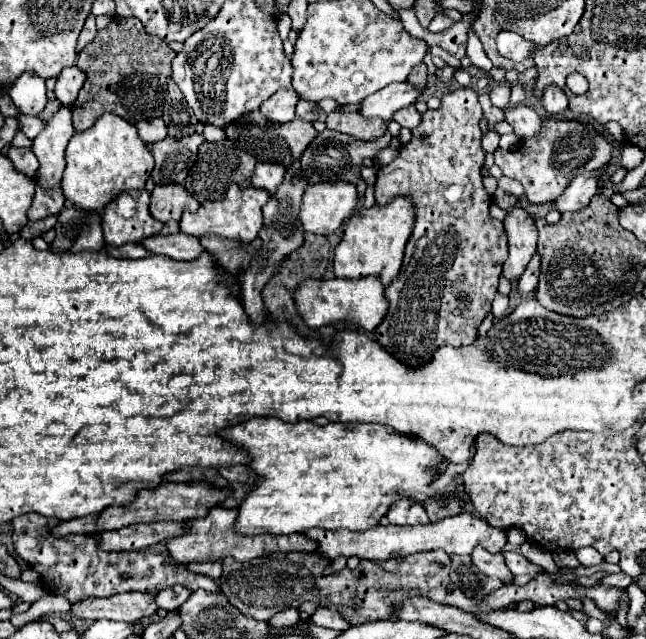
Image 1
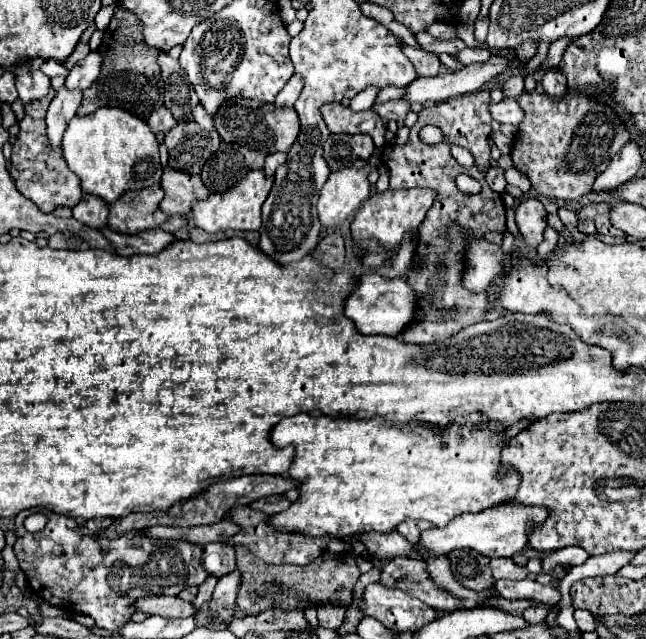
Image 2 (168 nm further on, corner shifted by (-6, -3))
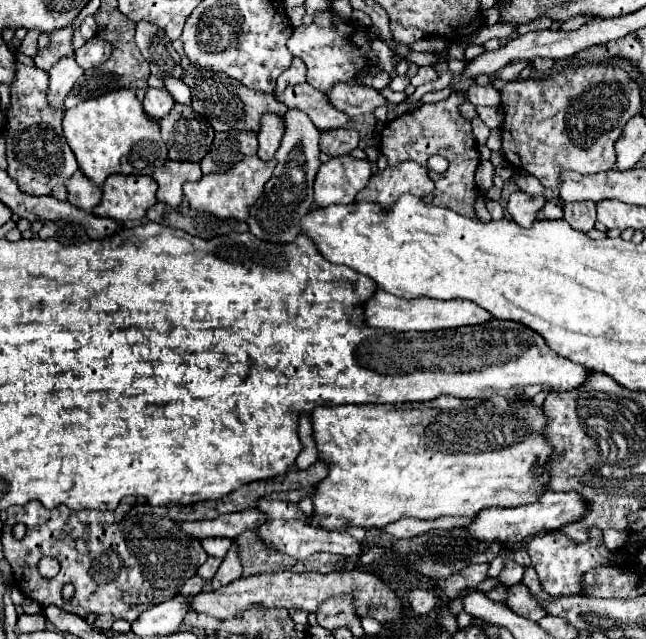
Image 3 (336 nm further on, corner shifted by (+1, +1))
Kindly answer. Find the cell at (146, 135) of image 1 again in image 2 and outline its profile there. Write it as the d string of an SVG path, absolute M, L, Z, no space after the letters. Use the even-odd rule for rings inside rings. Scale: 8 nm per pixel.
M162 107L150 115L148 125L154 133L168 133L176 125L176 119L172 117L172 113L166 107Z

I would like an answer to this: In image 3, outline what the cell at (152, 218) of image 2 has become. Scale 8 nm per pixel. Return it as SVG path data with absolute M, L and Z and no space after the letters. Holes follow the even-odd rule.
M111 175L103 183L103 199L95 207L95 215L97 217L117 219L117 221L123 221L123 223L127 223L127 221L141 221L145 217L147 209L153 203L157 203L155 191L157 191L157 183L149 175Z

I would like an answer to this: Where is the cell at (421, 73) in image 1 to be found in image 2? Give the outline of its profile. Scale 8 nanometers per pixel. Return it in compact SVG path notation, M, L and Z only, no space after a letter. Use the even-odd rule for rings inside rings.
M404 47L404 53L406 53L408 59L414 63L418 77L434 77L434 75L438 75L438 71L440 71L440 61L438 61L436 55L428 53L428 51L412 49L412 47Z

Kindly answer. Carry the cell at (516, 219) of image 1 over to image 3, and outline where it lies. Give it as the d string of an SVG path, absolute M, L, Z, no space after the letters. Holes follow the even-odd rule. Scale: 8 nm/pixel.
M517 191L509 197L507 211L515 223L521 227L531 227L543 205L545 198L542 195L527 195L523 191Z

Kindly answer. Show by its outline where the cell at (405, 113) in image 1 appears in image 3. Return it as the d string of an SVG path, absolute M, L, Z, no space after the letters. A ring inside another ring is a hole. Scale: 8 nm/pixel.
M339 83L339 87L329 89L325 95L335 109L343 111L349 117L371 113L375 107L385 105L385 99L381 97L381 93L365 85Z

